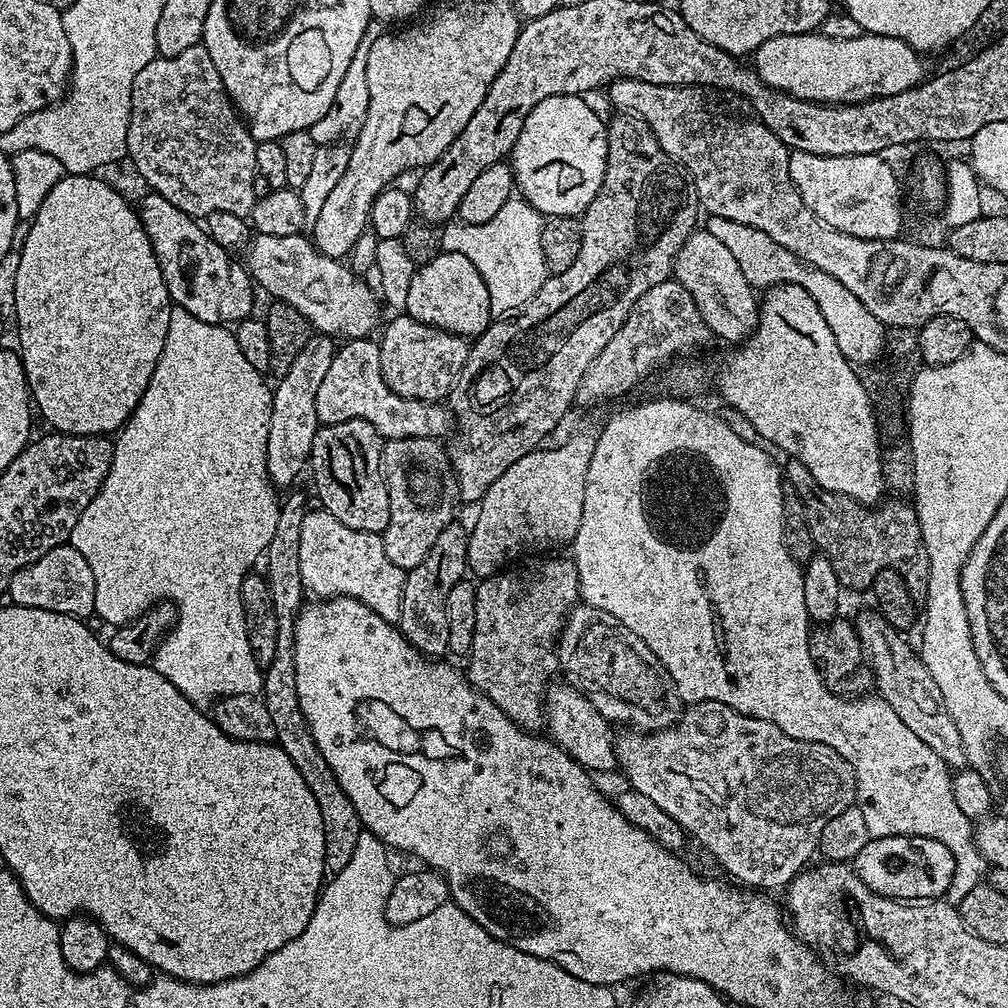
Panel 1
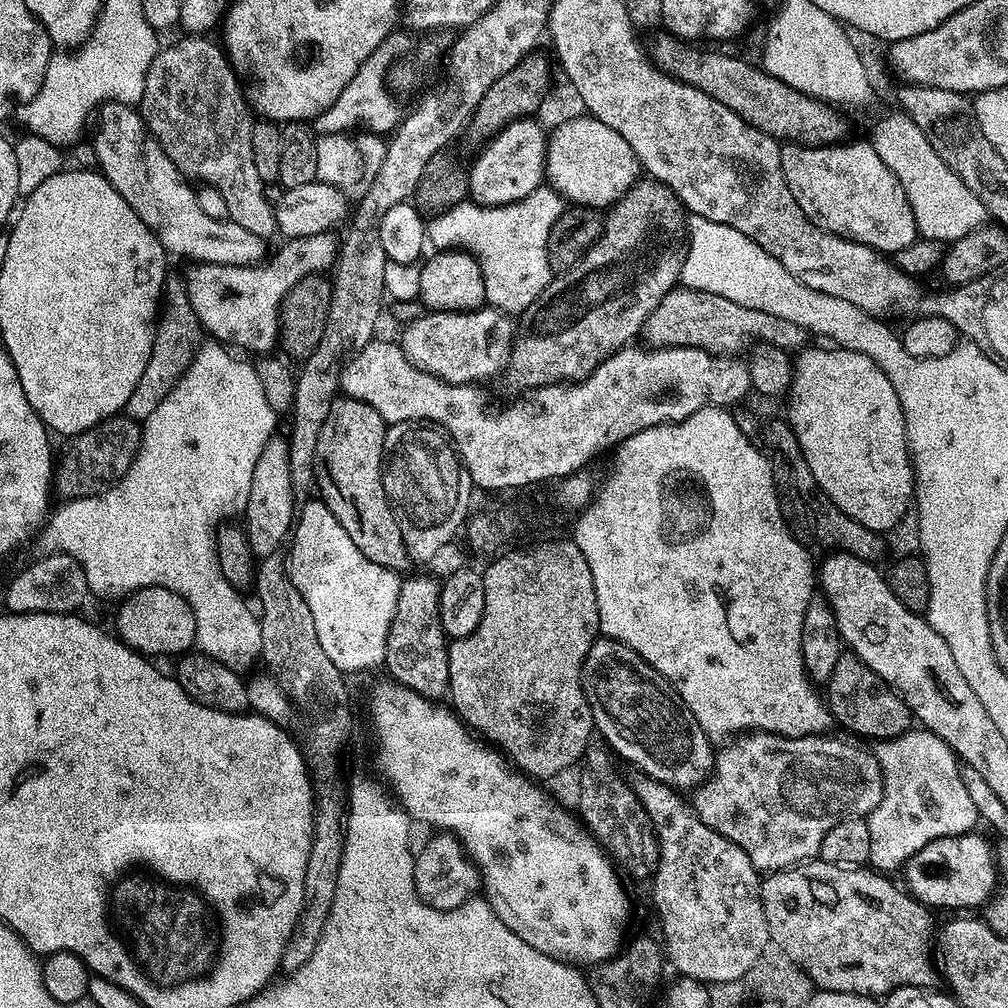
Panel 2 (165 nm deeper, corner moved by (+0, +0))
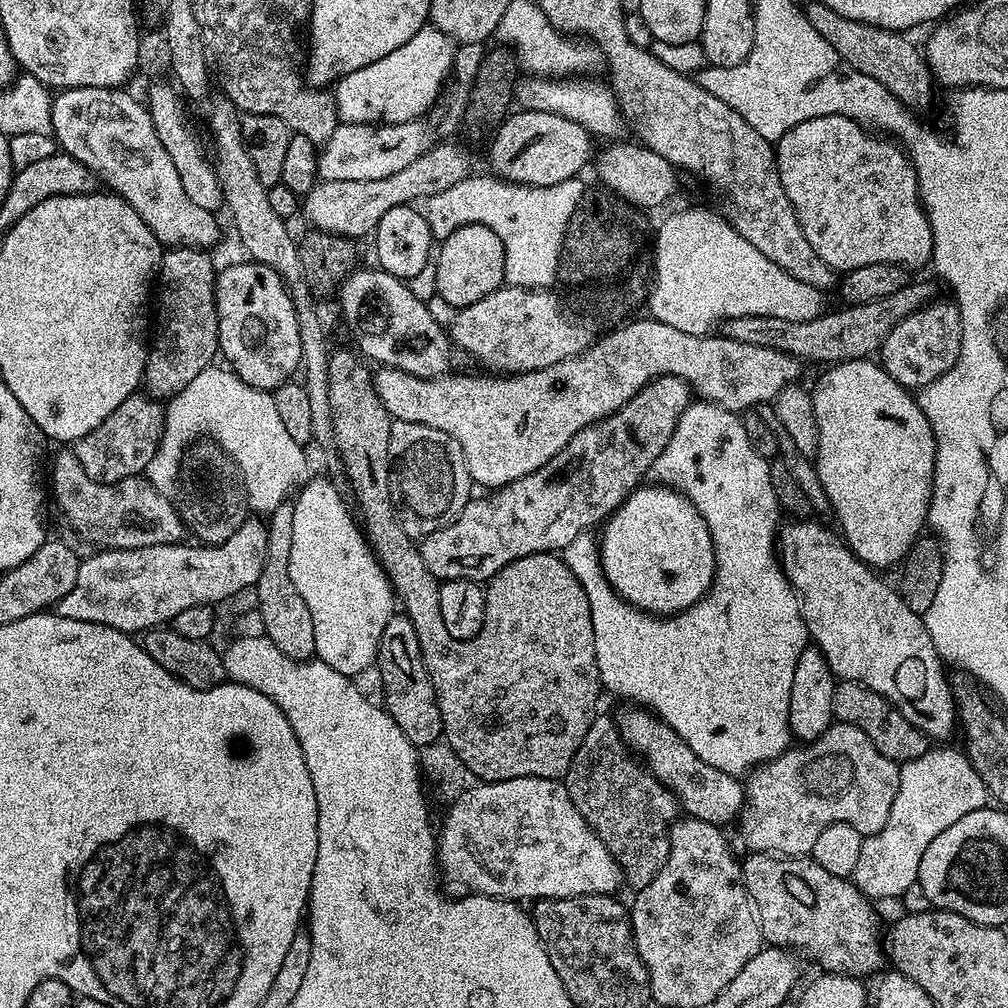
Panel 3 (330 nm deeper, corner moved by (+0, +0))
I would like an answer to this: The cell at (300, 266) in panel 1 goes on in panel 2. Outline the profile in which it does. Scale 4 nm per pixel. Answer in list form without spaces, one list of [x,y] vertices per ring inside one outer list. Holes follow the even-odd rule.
[[[111,102],[99,109],[100,125],[96,128],[94,143],[98,152],[100,162],[99,171],[130,202],[130,210],[150,226],[150,230],[158,238],[158,242],[164,248],[165,253],[176,256],[189,256],[189,261],[201,264],[225,264],[226,266],[253,266],[259,265],[264,256],[265,241],[258,234],[250,234],[243,226],[238,226],[233,220],[219,220],[210,218],[198,207],[198,198],[195,191],[186,183],[185,177],[170,162],[166,150],[148,132],[139,111],[130,104],[113,104]]]

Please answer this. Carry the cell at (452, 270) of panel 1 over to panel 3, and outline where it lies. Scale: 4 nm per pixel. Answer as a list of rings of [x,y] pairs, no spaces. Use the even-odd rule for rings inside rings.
[[[467,224],[446,239],[439,241],[438,251],[434,256],[436,274],[436,295],[441,296],[454,309],[474,306],[474,302],[482,302],[494,290],[505,287],[504,271],[506,270],[506,254],[502,246],[502,238],[490,230],[490,226]]]

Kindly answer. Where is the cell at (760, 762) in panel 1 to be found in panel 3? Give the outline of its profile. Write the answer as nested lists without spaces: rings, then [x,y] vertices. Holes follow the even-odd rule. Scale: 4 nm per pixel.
[[[834,722],[816,740],[803,746],[789,747],[770,763],[752,769],[744,784],[744,811],[738,817],[740,836],[748,850],[767,852],[781,858],[807,857],[818,834],[834,822],[852,824],[861,836],[872,836],[882,830],[882,826],[886,826],[886,818],[890,818],[890,806],[894,806],[899,781],[900,764],[897,761],[879,752],[874,742],[858,730],[858,726]]]

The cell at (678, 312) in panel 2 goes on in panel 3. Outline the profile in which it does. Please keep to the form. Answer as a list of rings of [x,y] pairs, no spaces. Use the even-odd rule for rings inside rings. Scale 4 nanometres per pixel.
[[[910,282],[898,294],[890,294],[890,298],[878,298],[878,302],[869,304],[850,304],[840,306],[837,312],[831,310],[816,316],[813,320],[806,322],[786,322],[786,318],[766,318],[765,316],[747,316],[746,318],[734,318],[723,325],[723,335],[729,336],[734,342],[750,342],[750,346],[766,346],[774,350],[782,350],[786,354],[796,357],[801,362],[813,360],[819,366],[831,366],[841,364],[847,360],[863,360],[871,357],[884,343],[886,334],[902,322],[911,312],[917,312],[925,304],[935,301],[936,288],[932,284],[916,284]]]

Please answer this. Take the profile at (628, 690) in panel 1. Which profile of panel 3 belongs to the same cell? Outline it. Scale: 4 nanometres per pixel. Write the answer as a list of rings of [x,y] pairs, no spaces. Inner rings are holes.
[[[624,706],[620,716],[615,717],[616,724],[628,747],[646,765],[648,771],[659,779],[665,788],[676,795],[677,801],[682,805],[689,817],[693,820],[710,822],[717,826],[725,826],[737,819],[744,811],[746,797],[744,784],[739,779],[722,770],[714,770],[686,742],[674,731],[669,724],[639,706]]]

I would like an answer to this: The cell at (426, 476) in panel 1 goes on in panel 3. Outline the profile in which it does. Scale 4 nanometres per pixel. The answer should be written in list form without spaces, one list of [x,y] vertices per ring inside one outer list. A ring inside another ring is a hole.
[[[392,421],[388,481],[400,529],[417,542],[456,519],[473,495],[474,485],[462,446],[450,434],[418,422]]]

